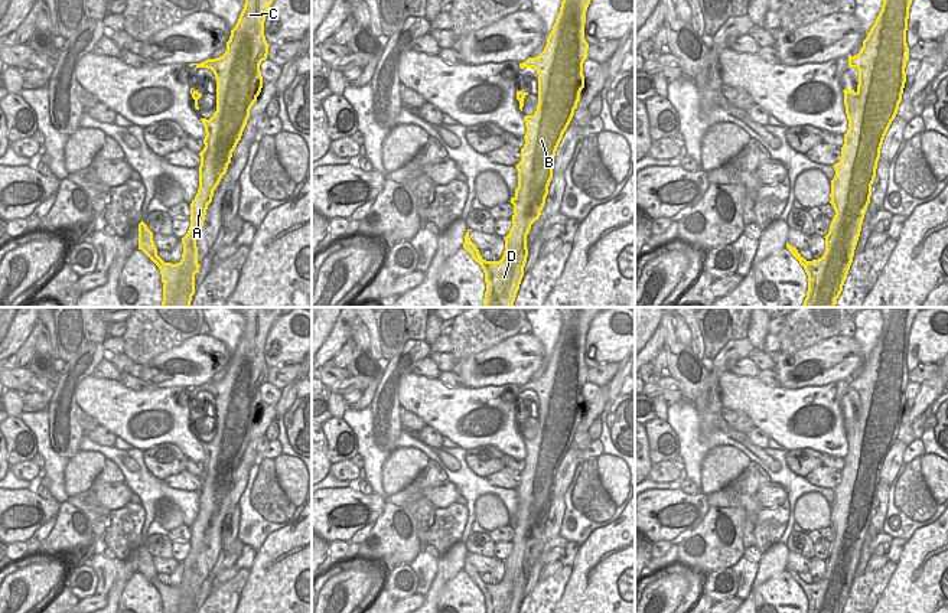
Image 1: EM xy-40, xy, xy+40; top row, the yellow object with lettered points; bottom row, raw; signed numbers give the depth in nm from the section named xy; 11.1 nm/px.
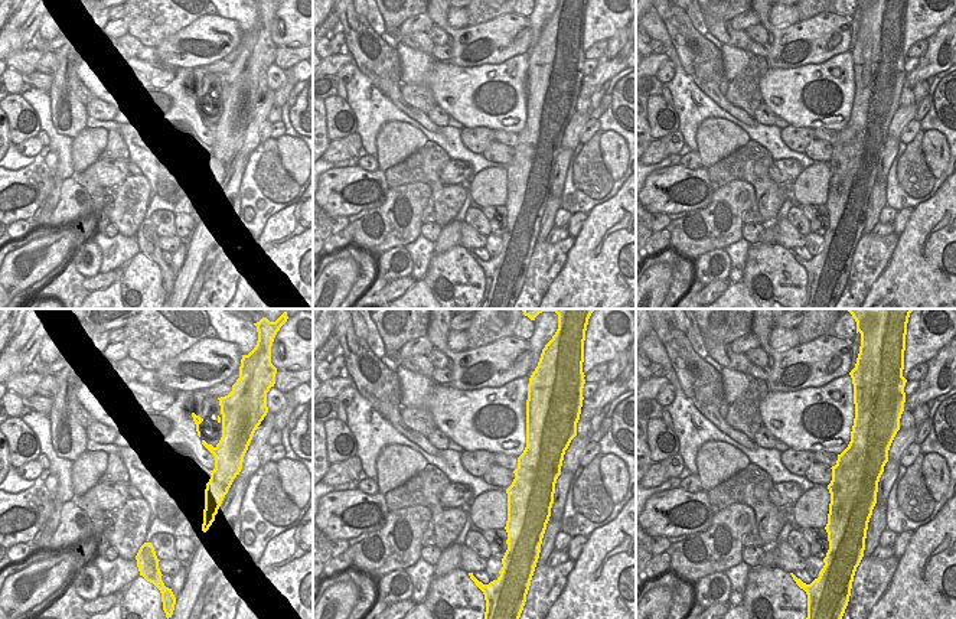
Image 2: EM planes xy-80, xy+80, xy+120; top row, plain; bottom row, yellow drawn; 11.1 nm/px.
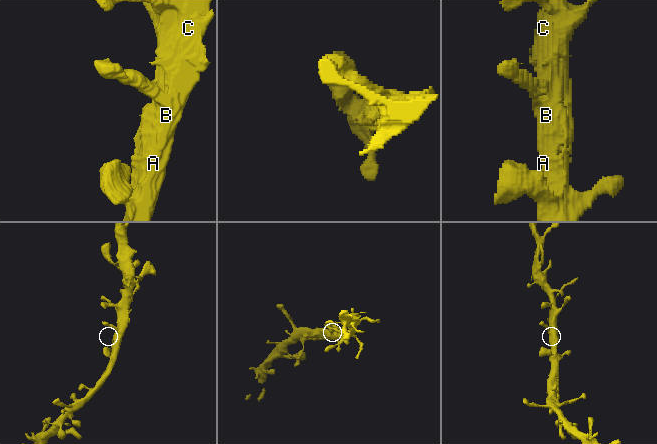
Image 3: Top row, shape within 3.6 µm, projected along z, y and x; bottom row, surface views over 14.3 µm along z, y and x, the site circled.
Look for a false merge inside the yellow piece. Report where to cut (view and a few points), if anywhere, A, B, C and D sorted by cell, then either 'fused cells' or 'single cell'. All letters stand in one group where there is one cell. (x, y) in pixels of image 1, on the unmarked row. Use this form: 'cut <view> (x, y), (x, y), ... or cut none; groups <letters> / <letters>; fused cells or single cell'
cut none; groups A B C D; single cell

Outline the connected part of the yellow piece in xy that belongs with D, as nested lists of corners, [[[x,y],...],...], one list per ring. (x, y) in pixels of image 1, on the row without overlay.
[[[556,307],[563,317],[560,336],[556,342],[551,356],[547,361],[544,374],[519,387],[519,391],[534,391],[538,397],[538,428],[532,438],[525,438],[527,456],[525,467],[521,472],[521,485],[515,489],[518,493],[518,511],[511,521],[514,528],[512,551],[505,563],[505,574],[499,584],[486,584],[479,577],[476,568],[470,564],[468,552],[463,571],[480,588],[485,596],[486,613],[519,613],[524,600],[524,590],[528,580],[527,558],[531,548],[540,541],[548,518],[548,509],[553,502],[553,486],[557,470],[567,453],[580,415],[584,411],[583,387],[587,382],[589,366],[584,362],[586,335],[593,317],[600,312],[599,307]]]

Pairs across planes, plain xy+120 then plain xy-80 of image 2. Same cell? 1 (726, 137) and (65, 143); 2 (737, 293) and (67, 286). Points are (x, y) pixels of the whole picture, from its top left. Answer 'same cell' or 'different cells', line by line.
1: different cells
2: different cells

